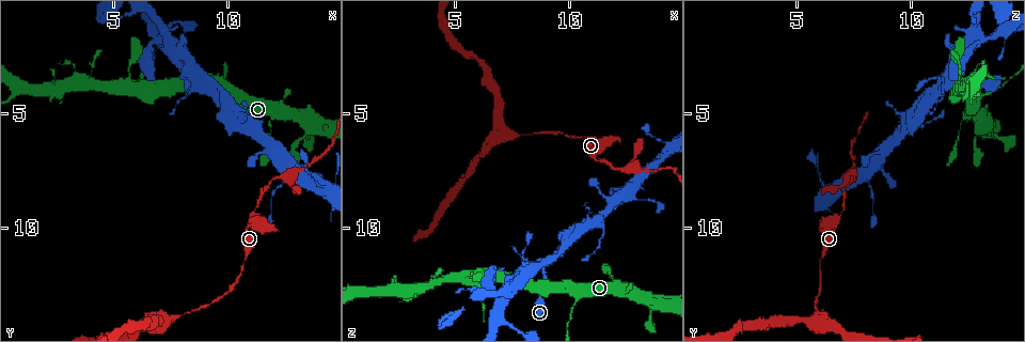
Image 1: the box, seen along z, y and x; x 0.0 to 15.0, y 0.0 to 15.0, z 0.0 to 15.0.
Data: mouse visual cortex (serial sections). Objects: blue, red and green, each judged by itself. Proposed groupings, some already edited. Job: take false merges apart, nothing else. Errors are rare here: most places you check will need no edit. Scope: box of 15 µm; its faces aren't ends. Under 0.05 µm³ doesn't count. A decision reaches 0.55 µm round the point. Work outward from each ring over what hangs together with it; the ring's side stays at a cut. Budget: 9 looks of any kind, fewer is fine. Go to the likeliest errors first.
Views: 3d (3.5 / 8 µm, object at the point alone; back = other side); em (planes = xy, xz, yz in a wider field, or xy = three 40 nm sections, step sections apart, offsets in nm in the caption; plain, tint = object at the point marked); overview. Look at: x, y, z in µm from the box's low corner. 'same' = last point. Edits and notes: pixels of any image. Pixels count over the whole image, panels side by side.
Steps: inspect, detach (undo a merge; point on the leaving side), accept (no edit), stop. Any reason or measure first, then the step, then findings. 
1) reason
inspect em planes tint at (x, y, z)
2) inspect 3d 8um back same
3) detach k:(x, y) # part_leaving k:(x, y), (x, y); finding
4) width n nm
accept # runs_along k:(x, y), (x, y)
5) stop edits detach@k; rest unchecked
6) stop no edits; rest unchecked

arms part here
inspect 3d 3.5um at (9.0, 3.7, 11.5)

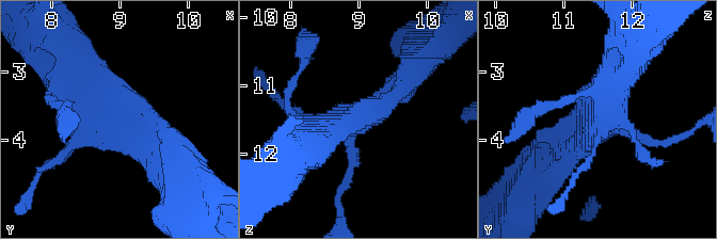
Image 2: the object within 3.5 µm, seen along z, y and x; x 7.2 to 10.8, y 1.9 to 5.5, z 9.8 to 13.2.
shape alone is not enough
inspect em xy step 1 tint at (8.95, 3.75, 11.50)

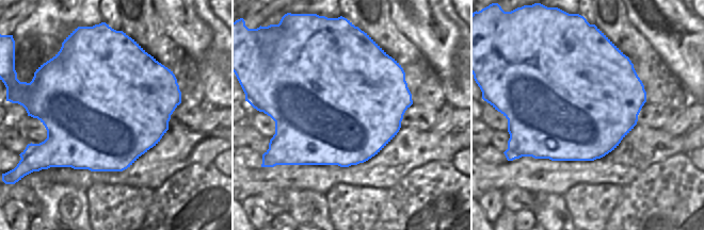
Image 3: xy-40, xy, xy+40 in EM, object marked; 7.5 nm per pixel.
accept # runs_along 2:(345, 179), (351, 169), (345, 127), (404, 81); all the same cell

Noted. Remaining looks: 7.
arms part here
inspect 3d 3.5um at (10.3, 4.1, 13.0)

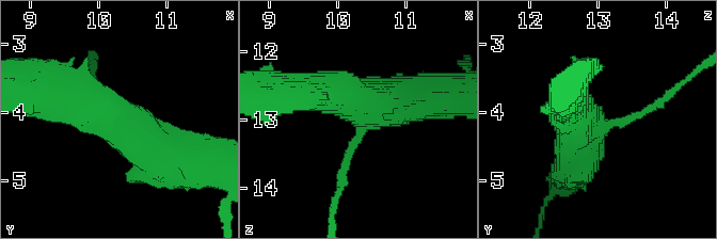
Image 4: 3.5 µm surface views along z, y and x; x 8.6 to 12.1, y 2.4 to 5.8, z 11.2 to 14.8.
arms 3; arm_widths 150, 500, 600 nm
inspect em xy step 5 tint at (10.35, 4.15, 13.00)

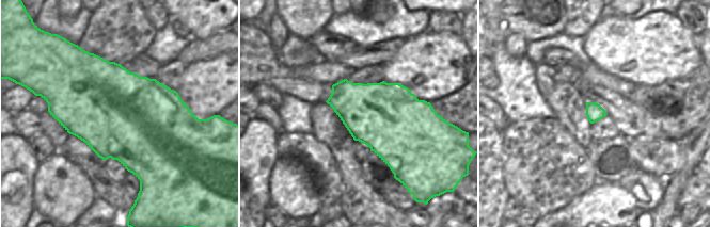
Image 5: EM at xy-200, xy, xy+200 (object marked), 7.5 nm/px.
accept # runs_along 4:(185, 165), (63, 96); continuous, no second cell

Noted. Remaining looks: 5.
thick turns thin
inspect 3d 3.5um at (10.5, 12.0, 6.0)

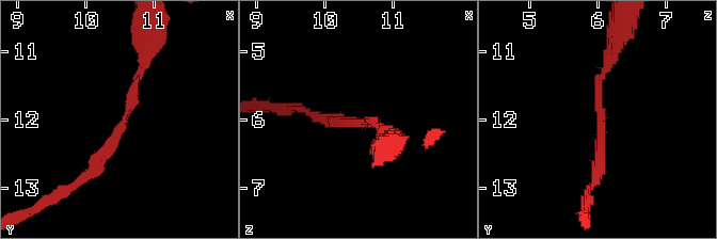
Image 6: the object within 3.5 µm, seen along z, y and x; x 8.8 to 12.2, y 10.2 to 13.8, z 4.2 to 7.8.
arm_widths 150, 200 nm; shape alone is not enough
inspect em xy step 2 tint at (10.60, 12.05, 6.10)

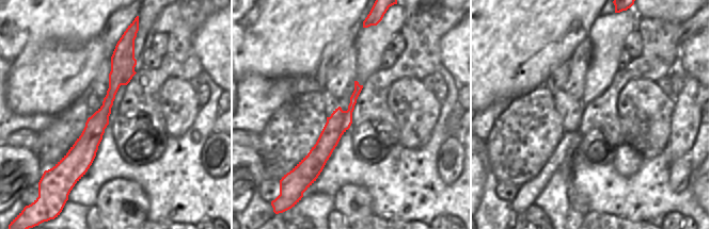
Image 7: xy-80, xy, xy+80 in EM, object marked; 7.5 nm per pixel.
accept # runs_along 6:(147, 56), (118, 133), (82, 179); one cell here

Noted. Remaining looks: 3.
four or more arms meet
inspect 3d 3.5um at (7.1, 1.7, 13.3)

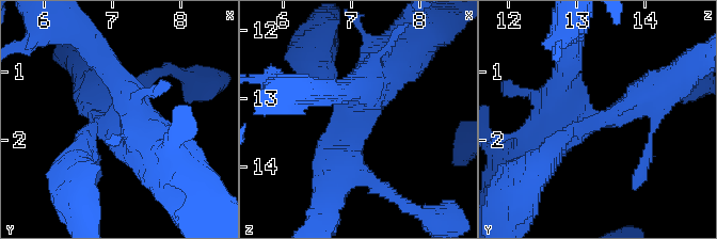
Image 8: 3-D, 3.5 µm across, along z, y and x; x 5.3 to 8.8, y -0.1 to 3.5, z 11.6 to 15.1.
need the tissue
inspect em xy step 3 tint at (7.10, 1.70, 13.20)

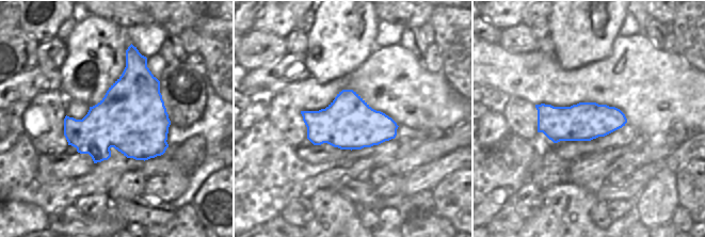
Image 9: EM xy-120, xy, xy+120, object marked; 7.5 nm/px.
another direction
inspect em xy step 2 tint same

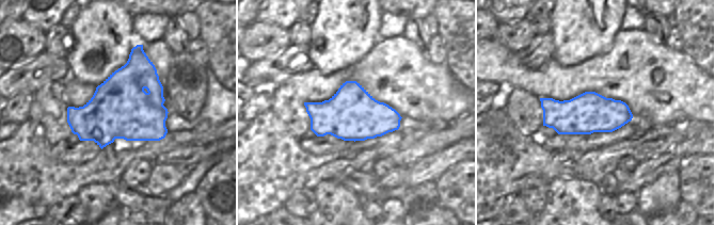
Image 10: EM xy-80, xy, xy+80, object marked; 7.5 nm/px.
accept # runs_along 8:(540, 152), (561, 123), (654, 93); one cell here

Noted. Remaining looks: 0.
stop no edits; rest unchecked

